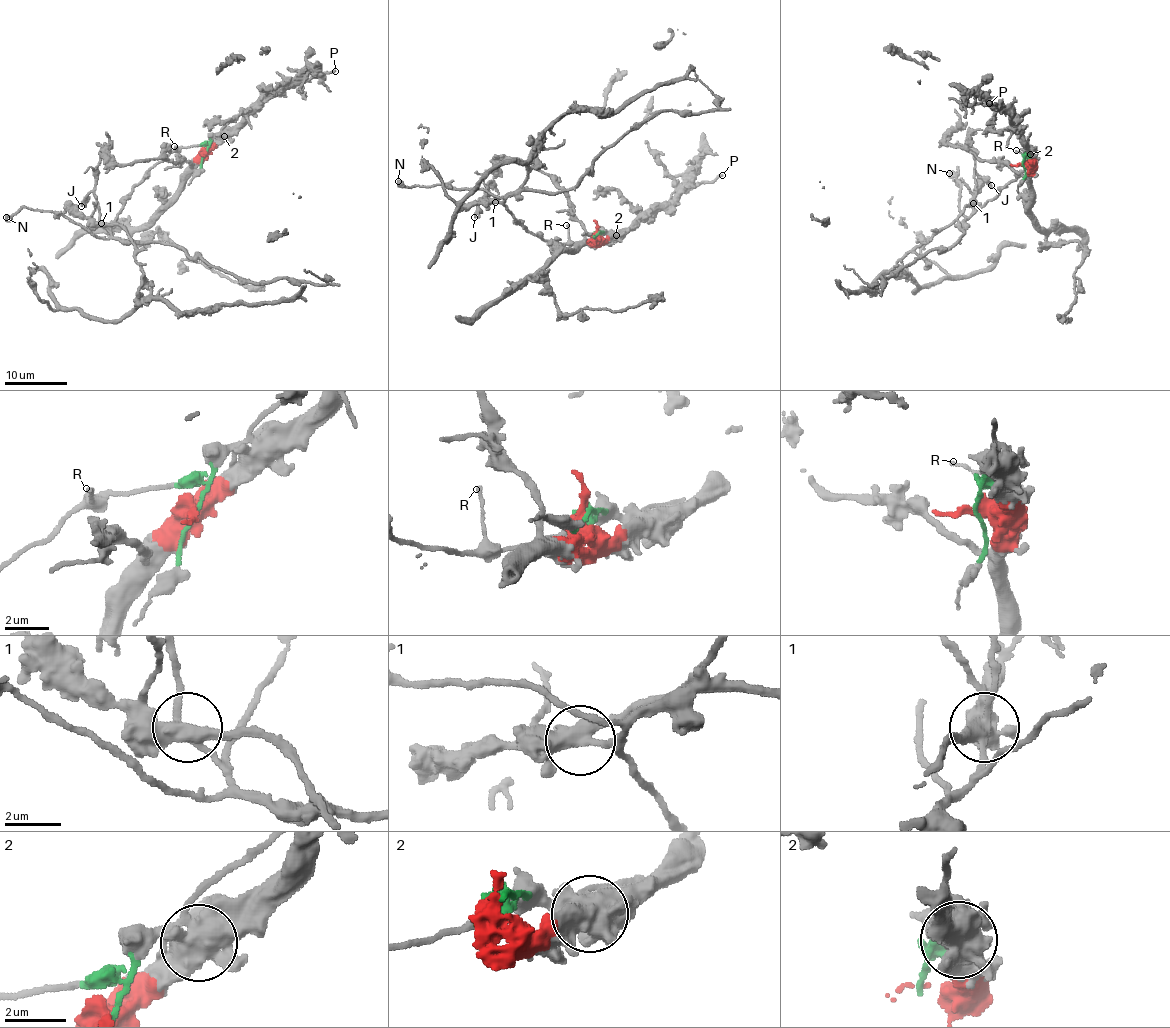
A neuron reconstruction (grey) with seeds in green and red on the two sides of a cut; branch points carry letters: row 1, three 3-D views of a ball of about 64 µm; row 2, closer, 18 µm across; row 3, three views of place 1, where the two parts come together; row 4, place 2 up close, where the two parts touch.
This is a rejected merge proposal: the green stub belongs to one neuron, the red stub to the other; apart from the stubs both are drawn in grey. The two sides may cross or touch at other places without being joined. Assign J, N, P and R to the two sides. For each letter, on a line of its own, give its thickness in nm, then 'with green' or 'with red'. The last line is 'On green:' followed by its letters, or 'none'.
J: 180 nm | with green
N: 600 nm | with green
P: 220 nm | with red
R: 140 nm | with green
On green: J, N, R

